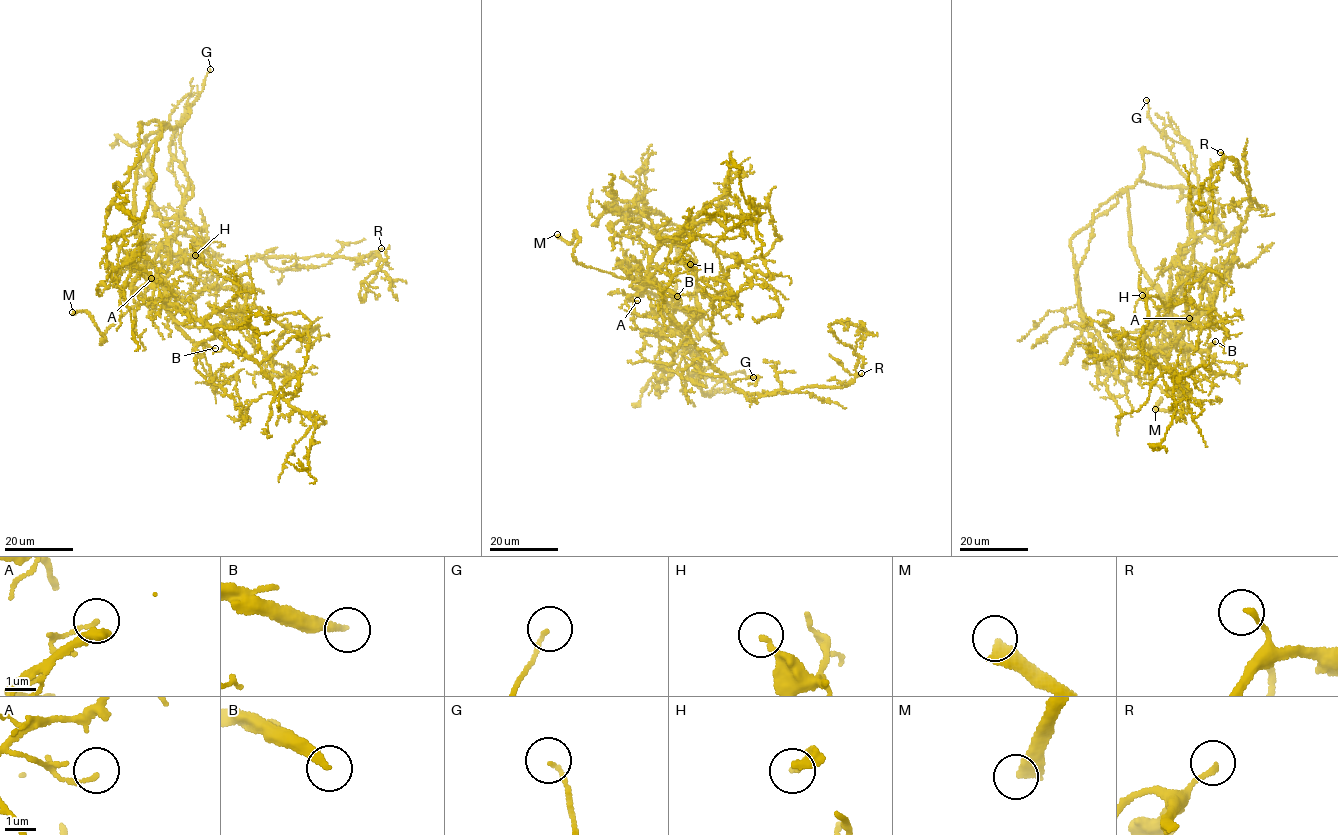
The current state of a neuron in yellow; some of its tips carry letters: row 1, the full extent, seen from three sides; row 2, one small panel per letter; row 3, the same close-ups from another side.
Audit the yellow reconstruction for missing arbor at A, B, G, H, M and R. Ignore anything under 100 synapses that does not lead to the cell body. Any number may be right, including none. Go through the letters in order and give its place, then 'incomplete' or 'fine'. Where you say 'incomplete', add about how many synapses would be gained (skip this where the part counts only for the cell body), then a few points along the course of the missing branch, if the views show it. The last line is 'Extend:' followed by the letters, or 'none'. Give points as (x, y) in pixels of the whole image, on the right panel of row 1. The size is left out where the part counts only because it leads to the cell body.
A: place (1189, 318); fine
B: place (1215, 341); incomplete; 450 synapses; course (1215, 341), (1234, 330), (1266, 326), (1276, 335), (1275, 367), (1286, 384), (1284, 409), (1232, 442), (1226, 418)
G: place (1146, 100); fine
H: place (1142, 295); fine
M: place (1155, 409); incomplete
R: place (1220, 152); fine
Extend: B, M

